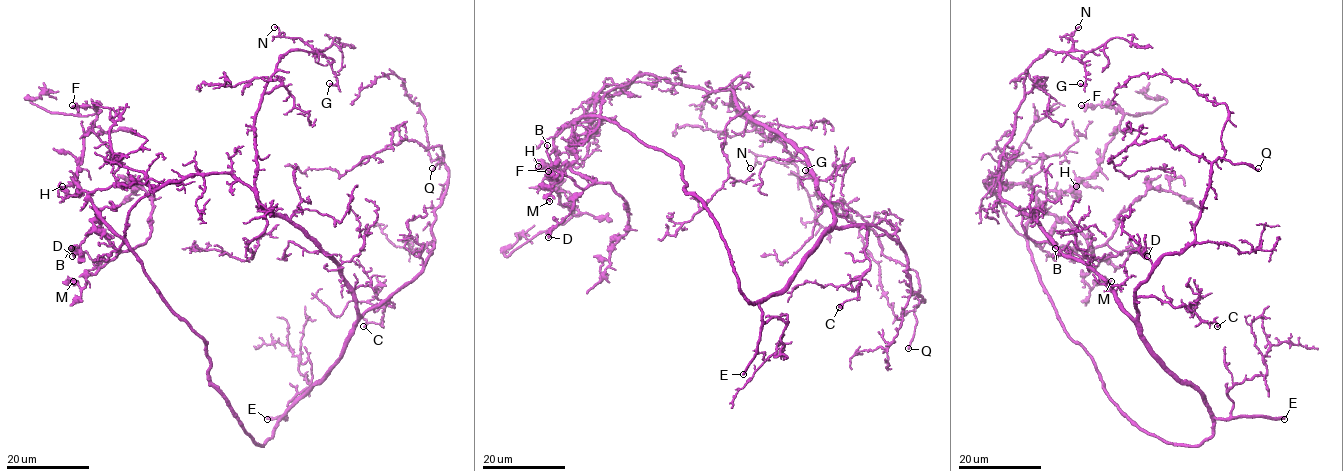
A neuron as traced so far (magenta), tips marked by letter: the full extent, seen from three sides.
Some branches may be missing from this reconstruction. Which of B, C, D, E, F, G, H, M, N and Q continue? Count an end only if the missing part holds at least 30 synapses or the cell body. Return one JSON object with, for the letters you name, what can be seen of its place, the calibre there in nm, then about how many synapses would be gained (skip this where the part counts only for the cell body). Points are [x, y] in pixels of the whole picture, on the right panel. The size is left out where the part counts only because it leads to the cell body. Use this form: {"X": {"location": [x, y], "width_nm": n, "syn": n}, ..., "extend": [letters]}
{"E": {"location": [1284, 419], "width_nm": 240}, "extend": ["E"]}

